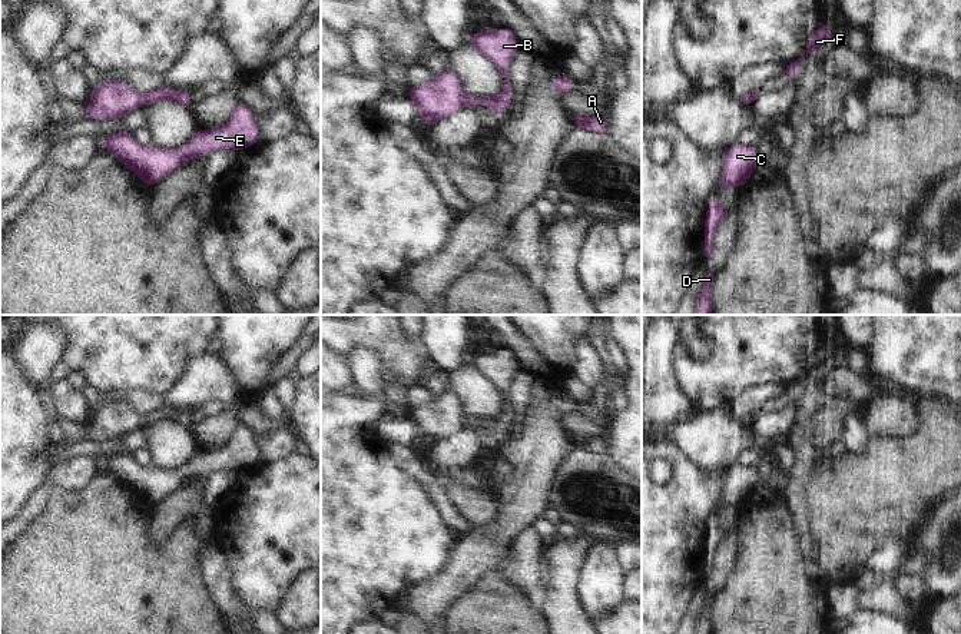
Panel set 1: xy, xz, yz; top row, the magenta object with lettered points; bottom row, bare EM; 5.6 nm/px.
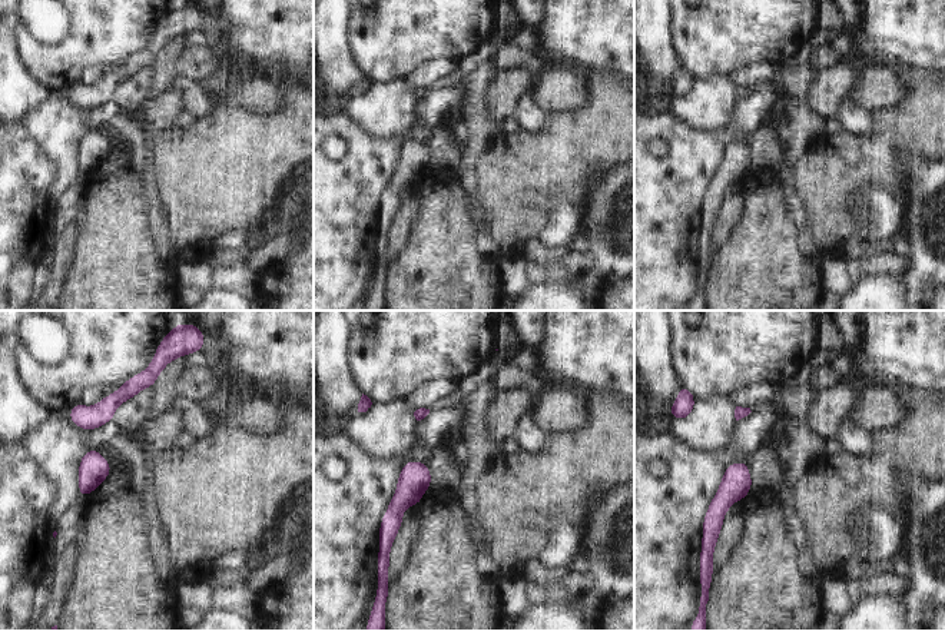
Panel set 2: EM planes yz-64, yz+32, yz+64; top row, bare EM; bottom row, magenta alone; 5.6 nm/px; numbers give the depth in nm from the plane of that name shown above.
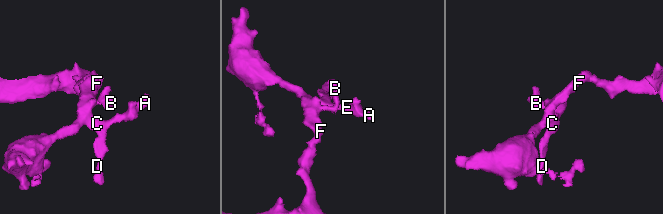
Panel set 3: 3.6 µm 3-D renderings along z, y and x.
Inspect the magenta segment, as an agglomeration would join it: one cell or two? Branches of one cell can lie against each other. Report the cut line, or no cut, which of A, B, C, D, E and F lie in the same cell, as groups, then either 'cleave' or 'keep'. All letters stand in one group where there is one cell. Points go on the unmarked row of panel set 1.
no cut; A B C D E F; keep

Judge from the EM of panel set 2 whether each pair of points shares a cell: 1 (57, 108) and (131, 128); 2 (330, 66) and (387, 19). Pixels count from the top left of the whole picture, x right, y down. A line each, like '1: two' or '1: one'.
1: two
2: two

